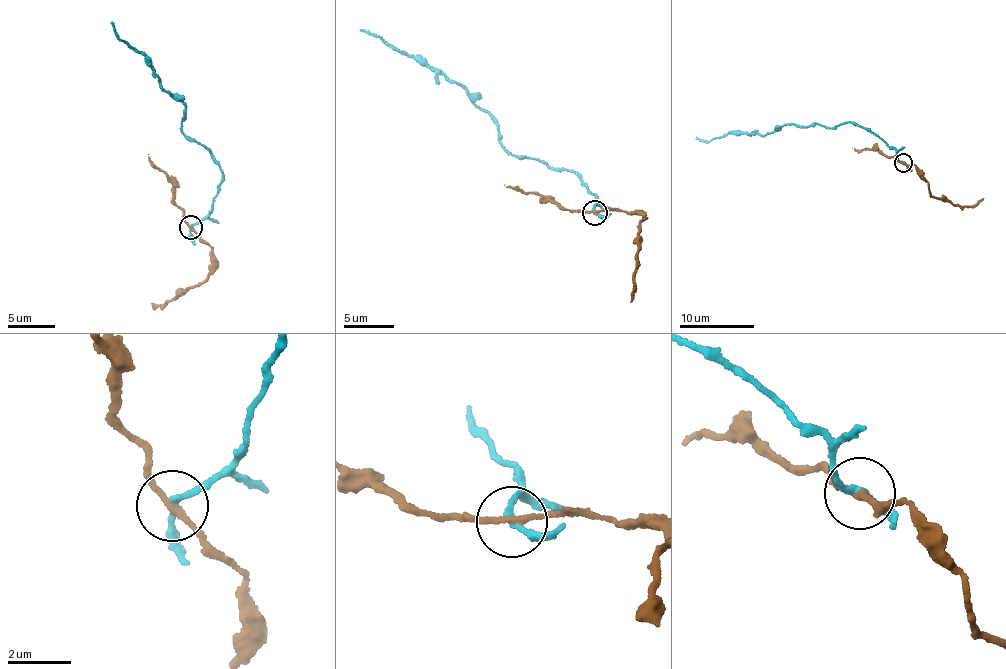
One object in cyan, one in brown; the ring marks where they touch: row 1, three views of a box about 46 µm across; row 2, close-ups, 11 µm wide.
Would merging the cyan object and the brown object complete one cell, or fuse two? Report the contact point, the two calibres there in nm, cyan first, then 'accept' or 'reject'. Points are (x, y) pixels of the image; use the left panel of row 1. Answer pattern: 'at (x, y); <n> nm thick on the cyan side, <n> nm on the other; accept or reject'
at (190, 227); 190 nm thick on the cyan side, 190 nm on the other; reject

